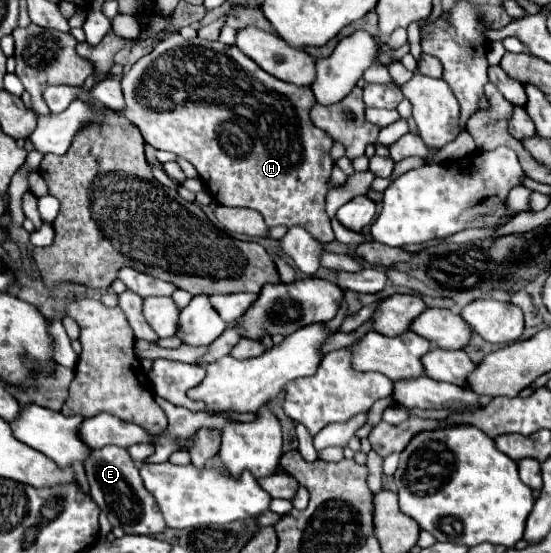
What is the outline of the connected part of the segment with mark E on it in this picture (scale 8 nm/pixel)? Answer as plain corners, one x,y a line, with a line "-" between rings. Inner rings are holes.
104,446
94,450
84,462
84,468
90,482
90,496
106,512
112,526
120,526
126,534
146,536
166,530
166,522
158,510
158,504
154,502
154,496
144,488
138,466
124,448

